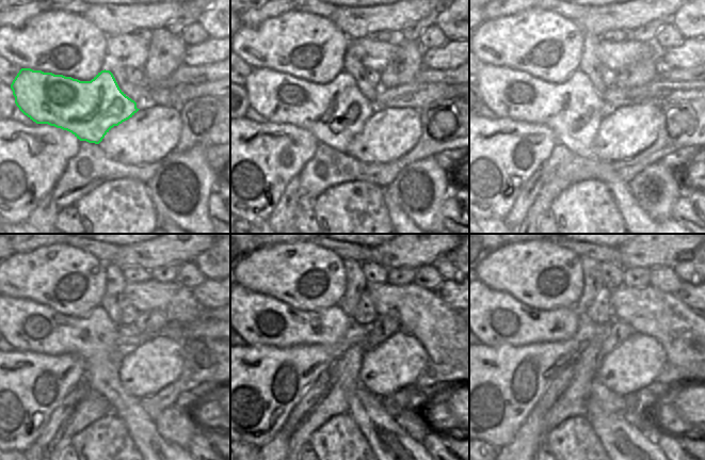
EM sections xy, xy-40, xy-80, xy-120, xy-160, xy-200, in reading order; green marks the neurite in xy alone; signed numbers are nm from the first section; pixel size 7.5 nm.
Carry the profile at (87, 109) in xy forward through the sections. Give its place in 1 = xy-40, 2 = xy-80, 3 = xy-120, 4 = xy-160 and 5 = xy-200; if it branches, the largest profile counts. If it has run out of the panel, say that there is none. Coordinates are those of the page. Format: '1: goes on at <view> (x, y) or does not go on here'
1: goes on at xy-40 (334, 112)
2: goes on at xy-80 (573, 110)
3: goes on at xy-120 (30, 327)
4: goes on at xy-160 (259, 319)
5: goes on at xy-200 (495, 318)

